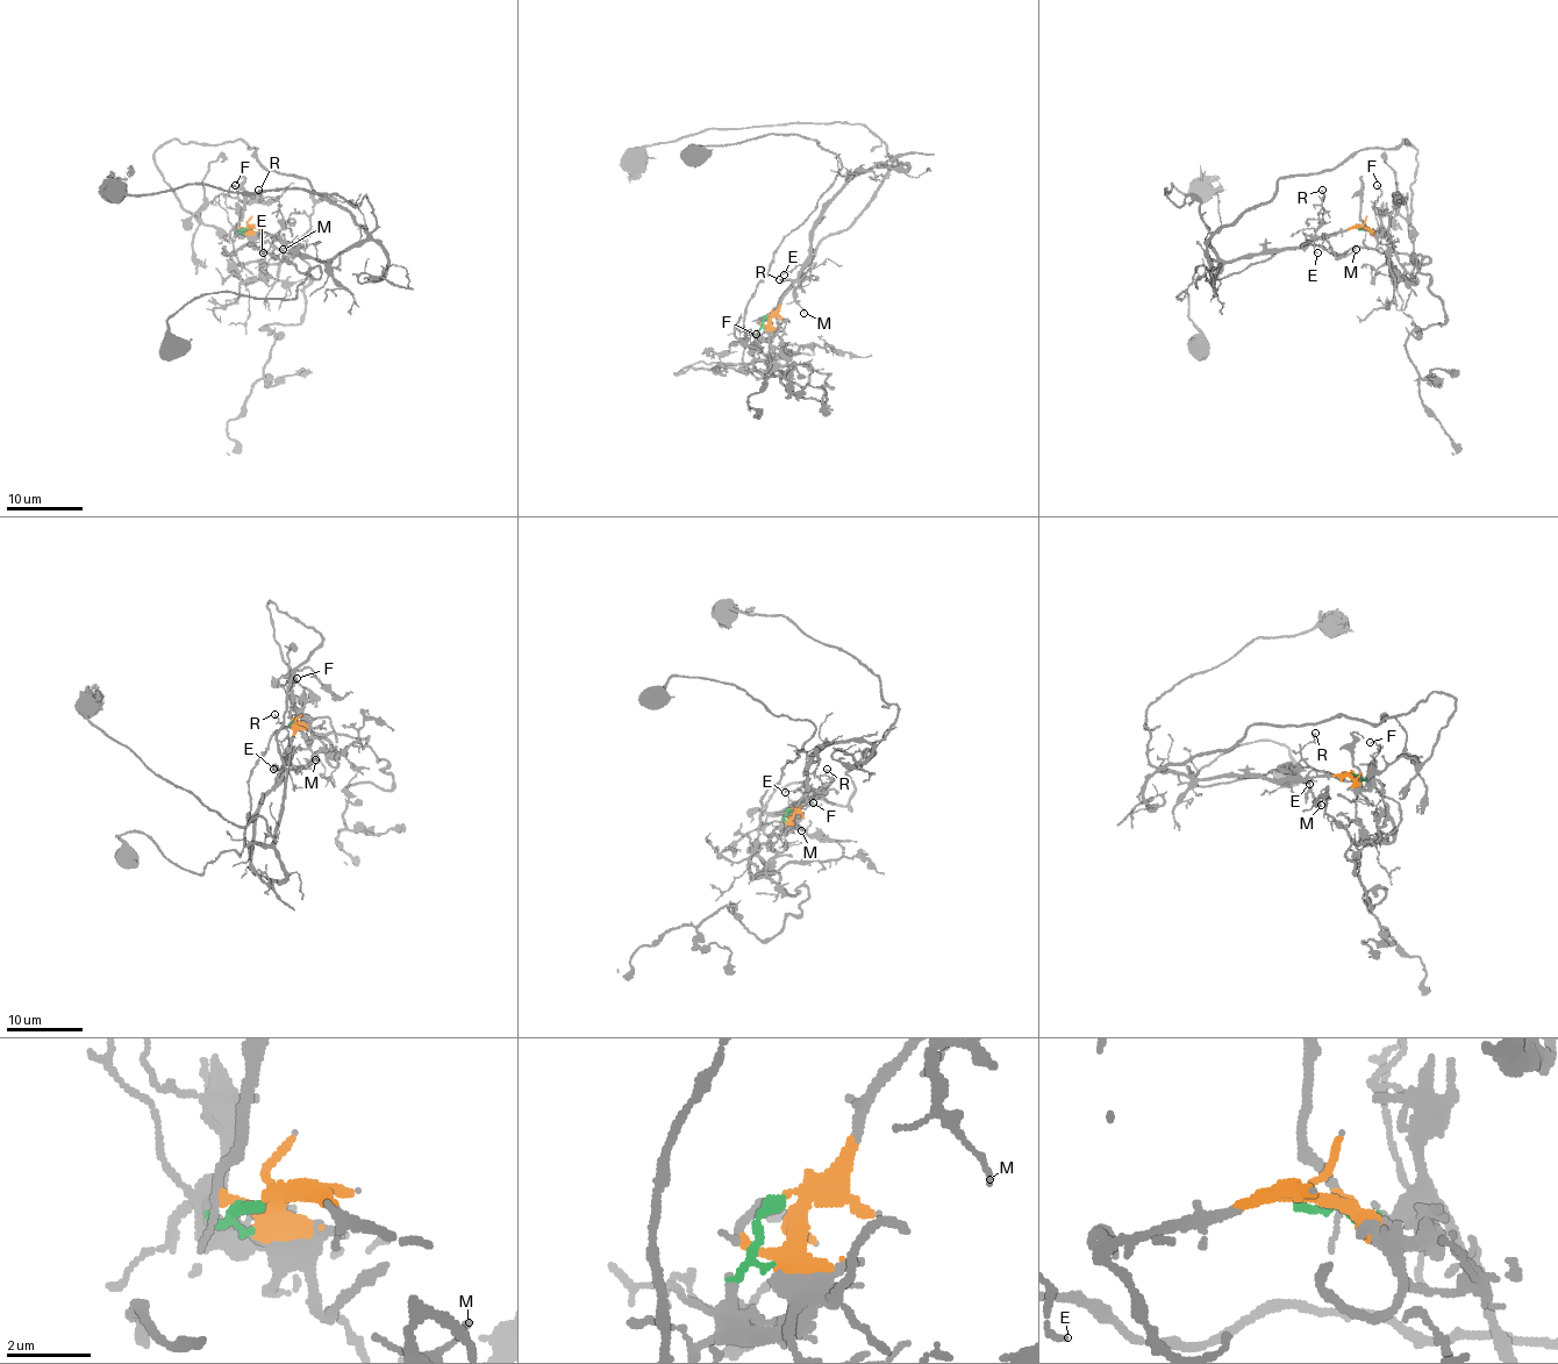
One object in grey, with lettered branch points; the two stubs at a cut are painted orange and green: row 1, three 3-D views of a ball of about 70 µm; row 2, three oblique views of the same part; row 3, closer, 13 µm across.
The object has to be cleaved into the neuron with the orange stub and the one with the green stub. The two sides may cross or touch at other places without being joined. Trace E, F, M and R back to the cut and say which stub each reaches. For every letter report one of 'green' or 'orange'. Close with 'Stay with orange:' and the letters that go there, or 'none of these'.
E: orange
F: green
M: orange
R: orange
Stay with orange: E, M, R

